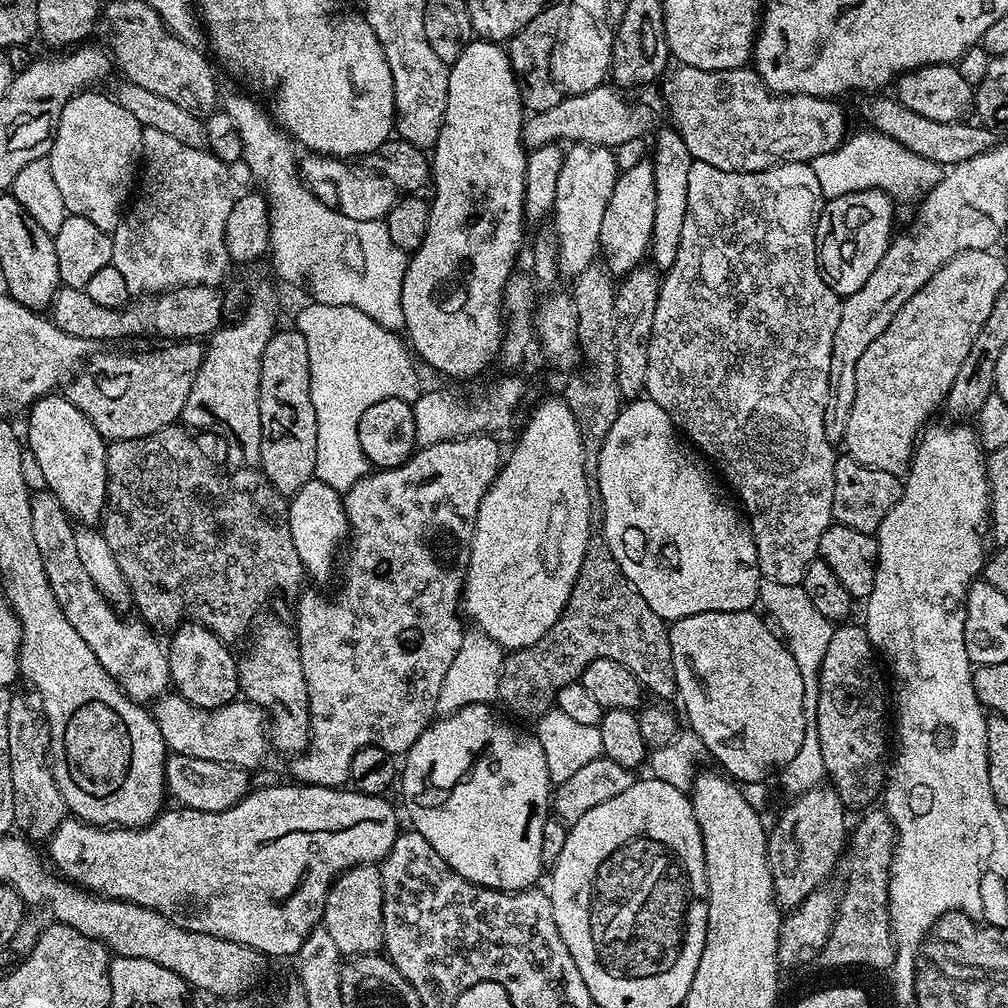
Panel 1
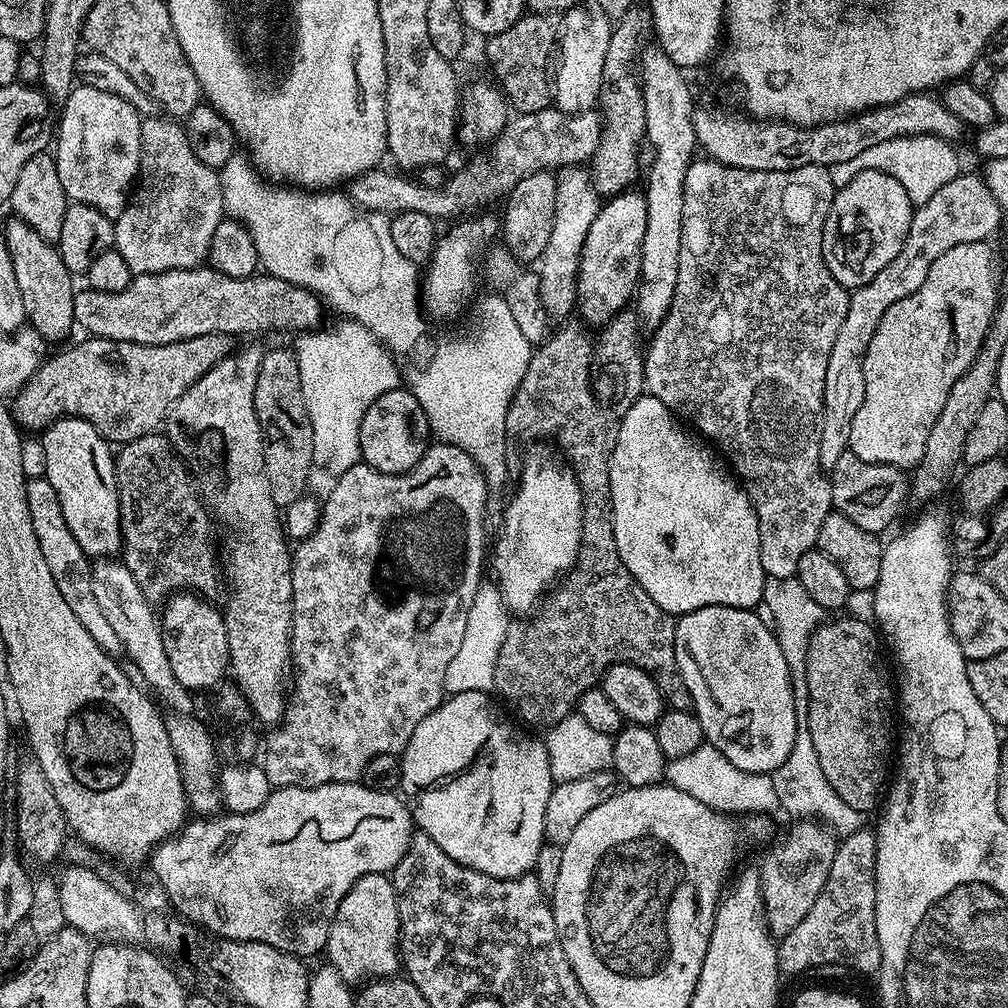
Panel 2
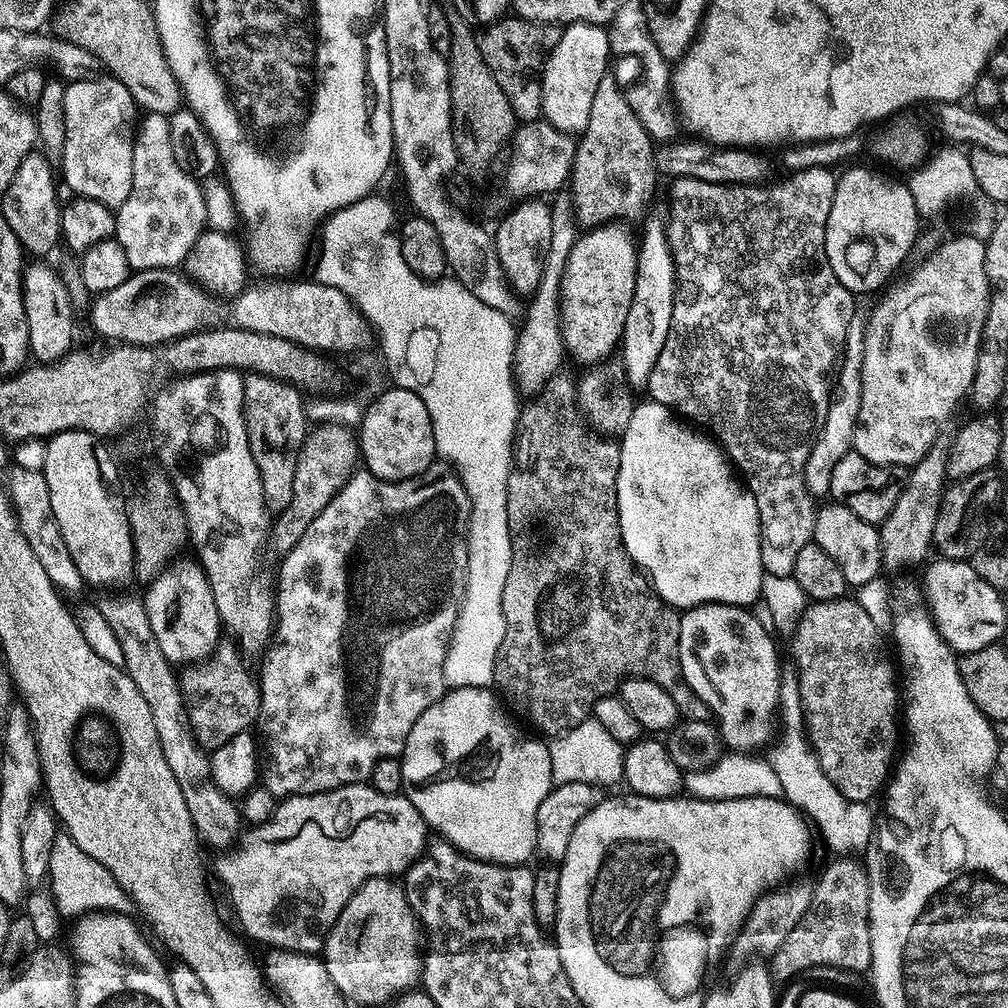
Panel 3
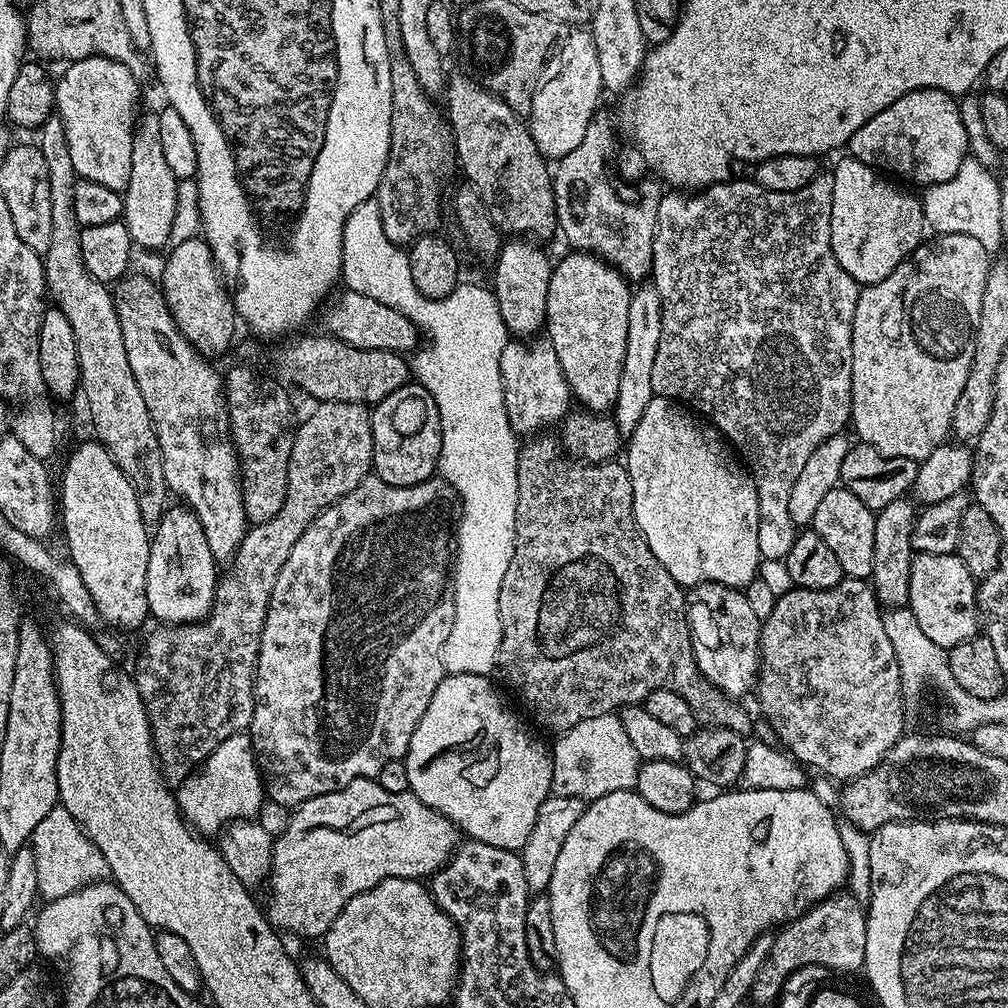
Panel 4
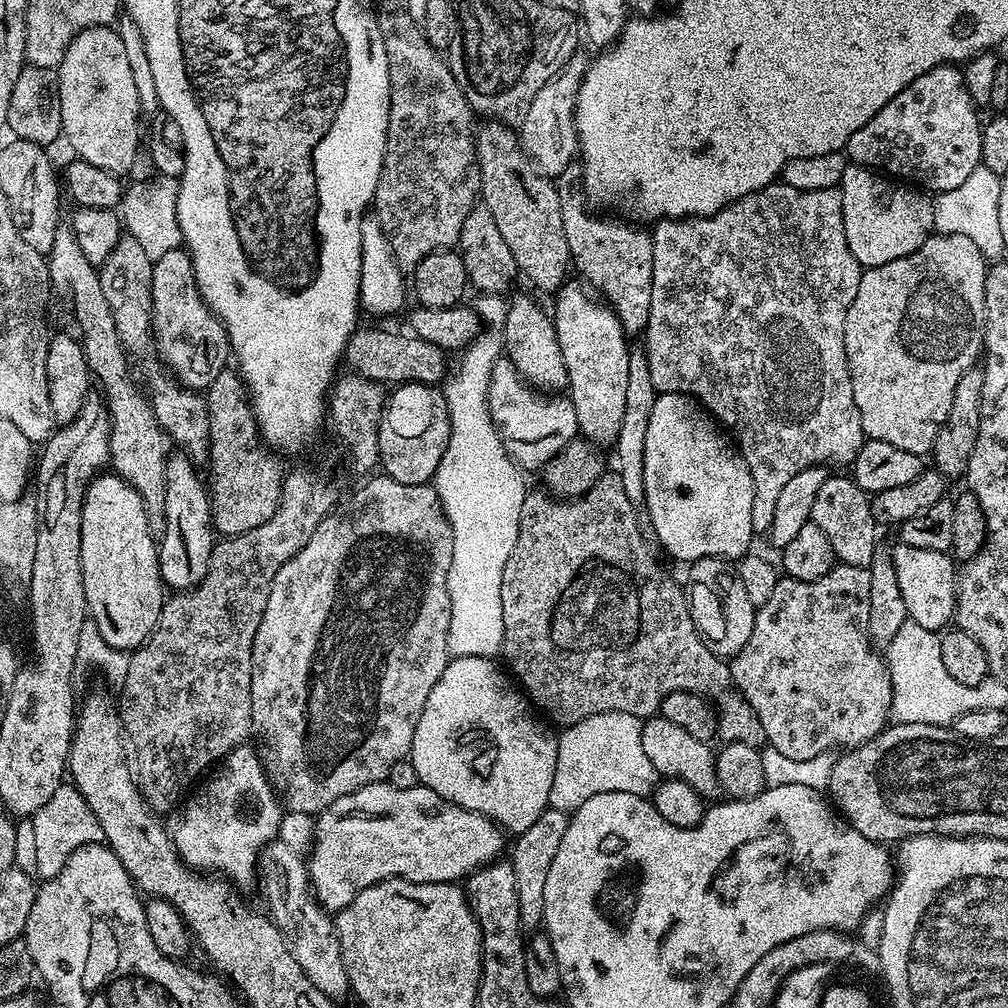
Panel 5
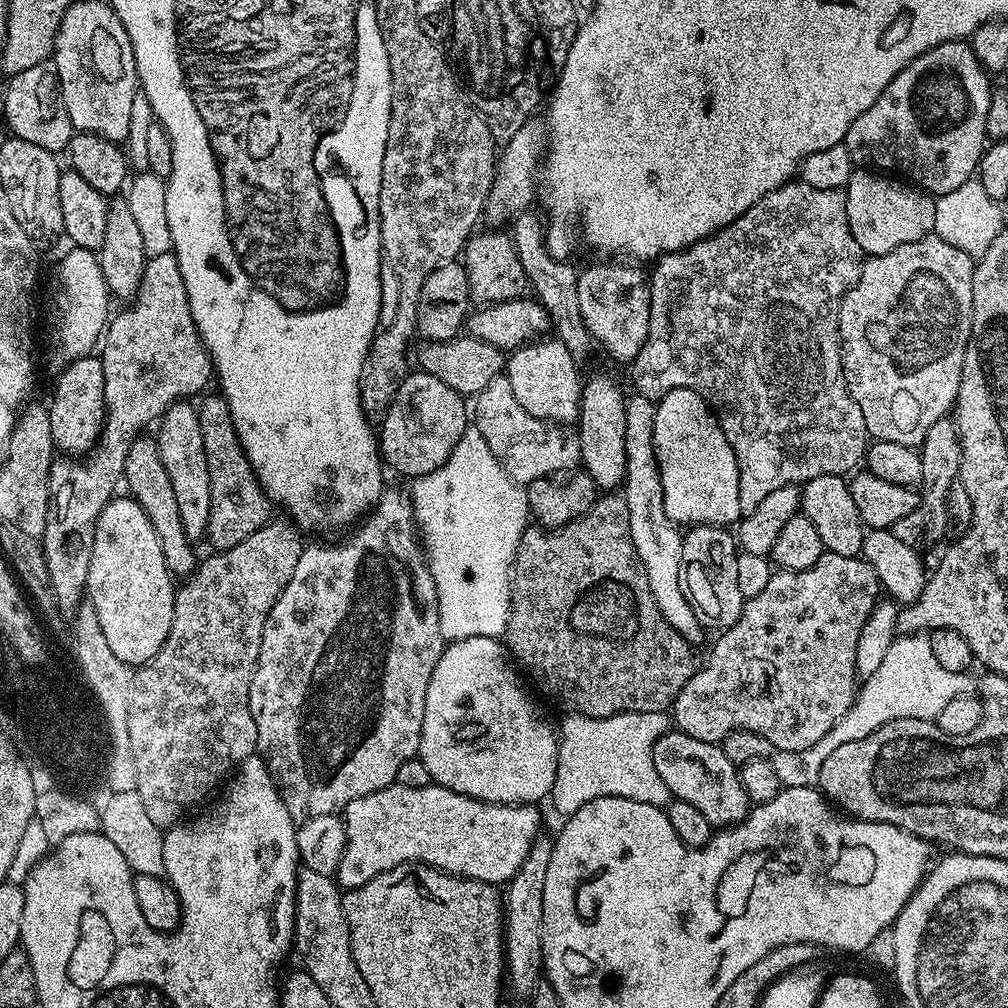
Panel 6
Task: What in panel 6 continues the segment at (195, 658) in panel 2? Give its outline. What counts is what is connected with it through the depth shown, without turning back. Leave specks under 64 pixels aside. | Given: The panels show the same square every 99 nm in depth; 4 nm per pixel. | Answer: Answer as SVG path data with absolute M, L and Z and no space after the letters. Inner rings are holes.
M177 402L168 407L158 421L160 429L154 433L154 439L166 466L166 475L174 485L178 515L182 517L182 530L186 530L189 540L199 542L205 539L210 522L210 470L206 470L200 414L190 405L188 402Z

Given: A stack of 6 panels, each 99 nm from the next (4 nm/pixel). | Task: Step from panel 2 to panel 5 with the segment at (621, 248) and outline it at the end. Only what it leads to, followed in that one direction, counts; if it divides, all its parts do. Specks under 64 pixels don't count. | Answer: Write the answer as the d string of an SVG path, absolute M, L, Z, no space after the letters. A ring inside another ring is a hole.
M565 282L555 291L556 309L550 312L552 324L556 327L558 346L562 350L562 362L566 362L568 371L566 395L572 401L574 414L578 414L579 435L591 444L611 446L616 442L618 429L622 426L622 413L626 410L626 382L630 375L629 337L612 309L597 299L583 283L575 283Z

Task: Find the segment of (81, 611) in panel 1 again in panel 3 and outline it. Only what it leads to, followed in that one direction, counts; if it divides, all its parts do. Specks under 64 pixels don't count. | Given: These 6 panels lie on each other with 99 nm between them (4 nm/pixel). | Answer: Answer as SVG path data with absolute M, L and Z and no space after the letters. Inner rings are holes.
M16 466L7 473L6 479L8 499L12 501L12 507L16 510L22 534L26 534L26 542L30 542L30 550L34 550L38 563L42 565L42 570L46 570L50 582L65 593L81 588L78 566L74 558L70 558L70 550L62 538L62 530L58 530L58 522L50 510L50 486L46 486L43 471L35 472Z

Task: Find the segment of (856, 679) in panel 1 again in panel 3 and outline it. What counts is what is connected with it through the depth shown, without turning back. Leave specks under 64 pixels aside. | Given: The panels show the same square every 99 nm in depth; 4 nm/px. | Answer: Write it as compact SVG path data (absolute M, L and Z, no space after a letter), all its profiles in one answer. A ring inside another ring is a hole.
M855 598L817 600L809 603L796 620L794 630L796 637L792 640L790 660L800 680L801 702L805 710L804 727L812 752L817 756L826 777L830 778L846 798L871 801L871 796L880 787L880 791L885 787L890 776L890 765L897 755L898 672L894 667L889 645L888 648L884 645L885 633L880 632L878 626L874 626L870 614L862 610L862 606Z

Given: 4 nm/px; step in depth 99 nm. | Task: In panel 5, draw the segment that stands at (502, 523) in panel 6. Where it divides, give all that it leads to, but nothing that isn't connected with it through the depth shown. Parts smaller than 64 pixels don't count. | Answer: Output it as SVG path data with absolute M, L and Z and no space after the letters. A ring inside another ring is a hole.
M485 327L478 339L463 349L462 355L460 365L447 373L442 384L450 414L450 442L446 442L446 454L442 454L434 477L434 487L454 538L454 558L448 575L448 655L492 658L504 646L502 570L510 550L514 550L514 542L518 542L525 473L506 454L488 409L490 370L502 356L501 329Z

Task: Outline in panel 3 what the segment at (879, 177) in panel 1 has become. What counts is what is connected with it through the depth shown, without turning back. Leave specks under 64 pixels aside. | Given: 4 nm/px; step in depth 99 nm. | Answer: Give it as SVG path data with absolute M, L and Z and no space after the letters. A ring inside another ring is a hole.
M946 146L941 152L933 151L931 156L919 168L907 177L906 183L910 194L914 194L914 206L920 211L921 217L940 216L947 208L955 204L972 204L971 235L980 240L988 239L994 223L994 205L992 201L981 198L978 182L974 182L974 174L970 171L970 158L967 151L960 146Z

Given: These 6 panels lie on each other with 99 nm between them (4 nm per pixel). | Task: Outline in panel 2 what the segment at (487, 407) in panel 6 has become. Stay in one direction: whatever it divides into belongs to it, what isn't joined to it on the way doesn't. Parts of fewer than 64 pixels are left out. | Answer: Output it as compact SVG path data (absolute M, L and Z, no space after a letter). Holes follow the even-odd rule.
M587 167L561 168L555 173L555 177L554 230L550 230L550 242L546 242L546 250L540 255L538 275L540 298L545 310L553 321L564 322L573 315L577 307L576 279L580 269L582 246L586 242L586 233L590 231L594 218L600 212L602 197L596 193L596 188L592 185L591 171Z

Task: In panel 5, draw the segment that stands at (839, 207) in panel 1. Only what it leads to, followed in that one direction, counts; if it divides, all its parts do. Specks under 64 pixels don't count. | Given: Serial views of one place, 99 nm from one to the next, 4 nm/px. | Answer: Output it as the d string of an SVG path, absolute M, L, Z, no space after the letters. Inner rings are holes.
M849 163L840 179L839 190L846 246L850 246L850 254L854 254L861 269L886 266L886 262L894 262L894 258L914 254L933 233L933 199L915 187L893 182L871 168Z

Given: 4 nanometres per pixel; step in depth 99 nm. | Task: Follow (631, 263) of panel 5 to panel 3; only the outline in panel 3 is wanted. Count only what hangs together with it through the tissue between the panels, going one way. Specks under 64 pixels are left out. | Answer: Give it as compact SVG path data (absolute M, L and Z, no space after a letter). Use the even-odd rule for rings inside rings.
M609 74L602 78L602 82L598 82L594 102L590 102L590 122L586 122L586 130L579 133L576 140L576 153L570 177L570 199L572 215L575 216L577 225L584 230L599 228L602 224L628 222L624 220L643 221L649 211L648 203L656 192L658 173L654 141L642 126L642 122L638 122L638 114L630 110L630 102L626 102L626 91L622 84L620 88L614 76Z

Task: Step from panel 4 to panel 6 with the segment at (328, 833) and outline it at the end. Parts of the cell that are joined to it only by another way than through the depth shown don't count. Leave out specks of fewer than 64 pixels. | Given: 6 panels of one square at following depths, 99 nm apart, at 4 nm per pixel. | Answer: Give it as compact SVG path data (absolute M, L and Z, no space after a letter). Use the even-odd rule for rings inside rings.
M394 783L388 788L378 790L374 794L366 794L362 798L354 798L354 802L350 802L344 807L342 819L344 821L344 829L346 830L346 846L342 858L338 862L338 870L335 874L335 881L341 889L357 888L366 882L370 882L378 874L382 874L386 870L394 870L394 866L402 866L403 864L428 864L431 868L437 868L443 872L447 872L450 876L465 876L471 880L481 880L487 884L497 886L507 885L510 878L514 878L514 874L518 870L518 866L522 866L522 862L526 859L526 854L530 850L530 846L536 841L536 837L541 835L540 828L540 812L536 804L495 804L494 802L482 802L473 796L463 796L449 788L442 788L439 784L427 784L421 788L411 788L410 786L402 786Z

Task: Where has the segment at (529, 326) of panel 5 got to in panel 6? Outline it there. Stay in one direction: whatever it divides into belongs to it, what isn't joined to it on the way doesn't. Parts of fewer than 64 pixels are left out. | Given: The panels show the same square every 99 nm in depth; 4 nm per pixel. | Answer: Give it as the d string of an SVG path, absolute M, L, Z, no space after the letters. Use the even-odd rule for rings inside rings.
M557 338L533 340L515 349L507 357L506 374L514 389L514 398L518 398L526 414L561 426L572 426L579 421L582 372L570 356L570 350Z

